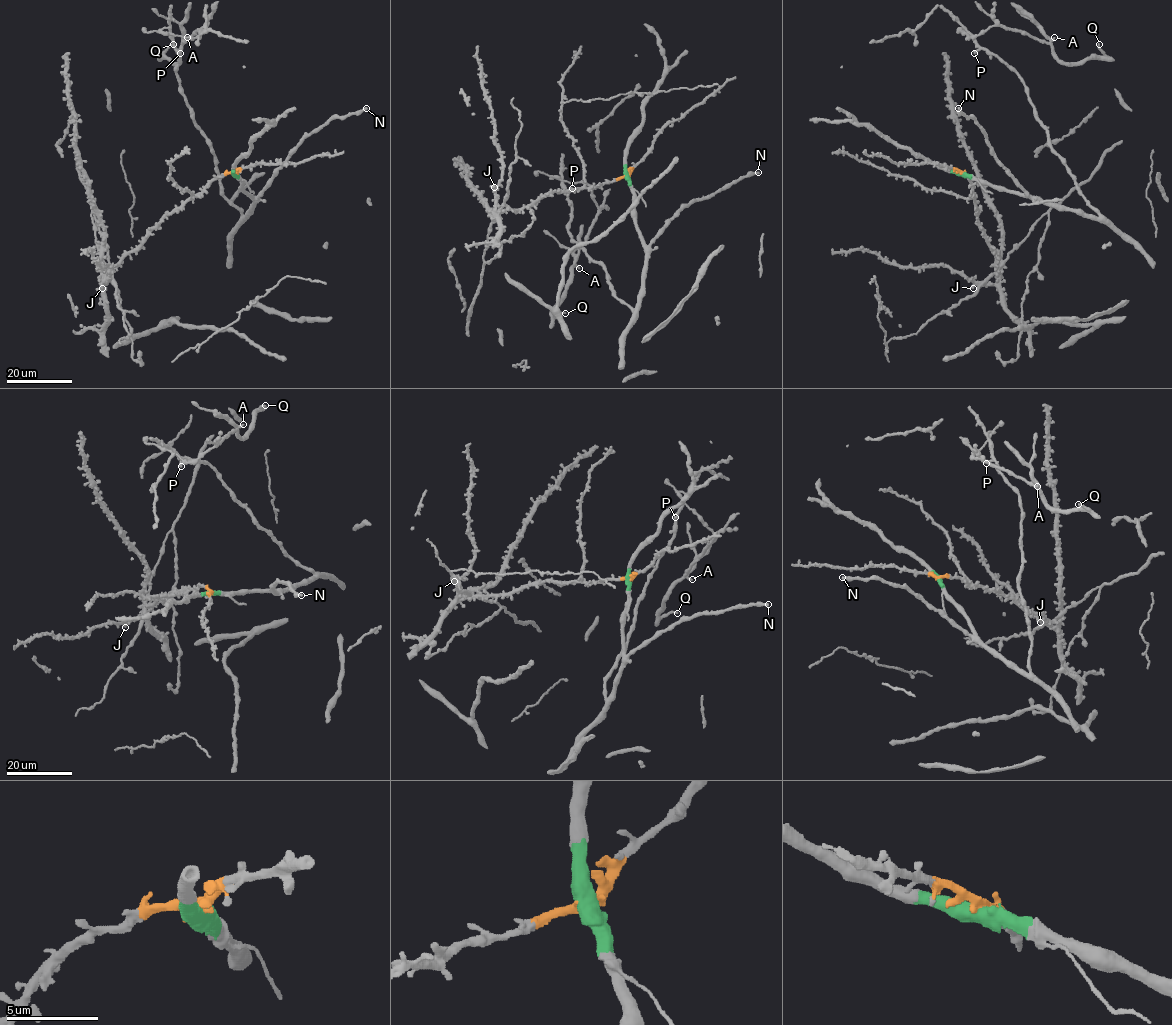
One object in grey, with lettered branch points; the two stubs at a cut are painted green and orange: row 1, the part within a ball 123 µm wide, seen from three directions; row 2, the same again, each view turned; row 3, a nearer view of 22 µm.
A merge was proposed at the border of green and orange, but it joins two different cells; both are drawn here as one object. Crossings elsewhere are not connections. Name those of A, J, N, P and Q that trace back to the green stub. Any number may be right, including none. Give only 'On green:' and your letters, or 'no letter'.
On green: A, N, P, Q

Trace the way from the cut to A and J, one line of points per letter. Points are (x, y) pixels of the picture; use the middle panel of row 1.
A: (626, 176), (645, 252), (636, 312), (572, 238), (571, 202), (554, 177), (585, 182), (599, 209), (579, 268)
J: (626, 176), (599, 186), (550, 191), (519, 209), (497, 212), (494, 186)

